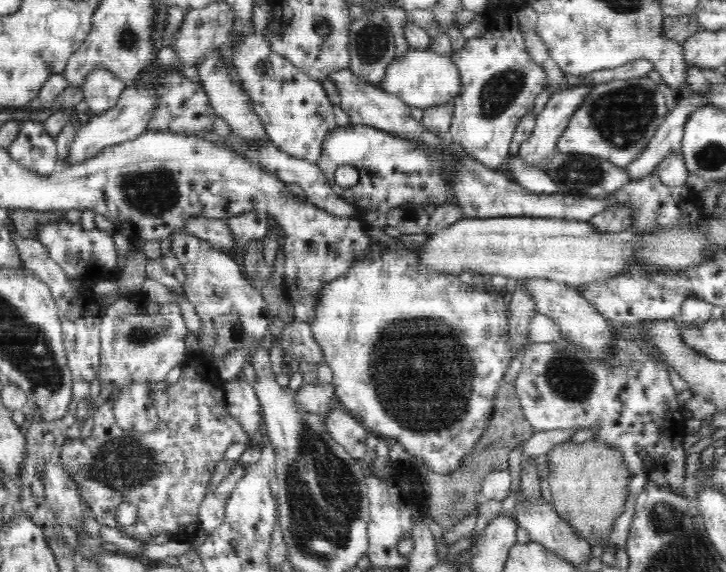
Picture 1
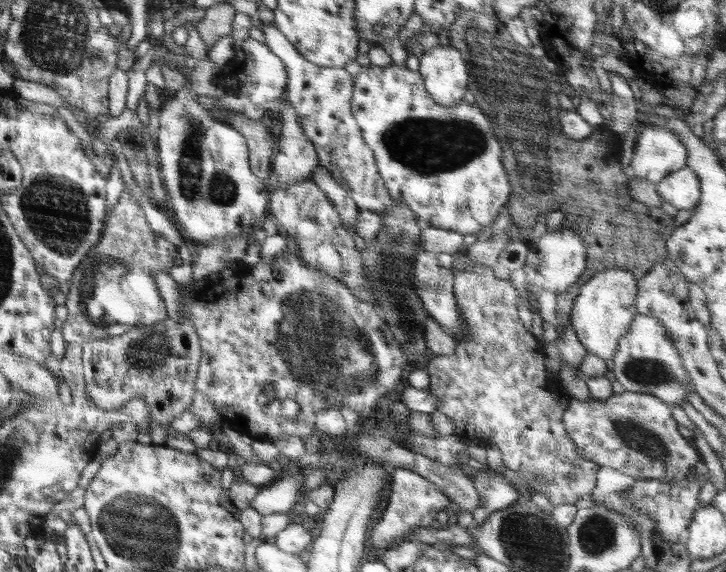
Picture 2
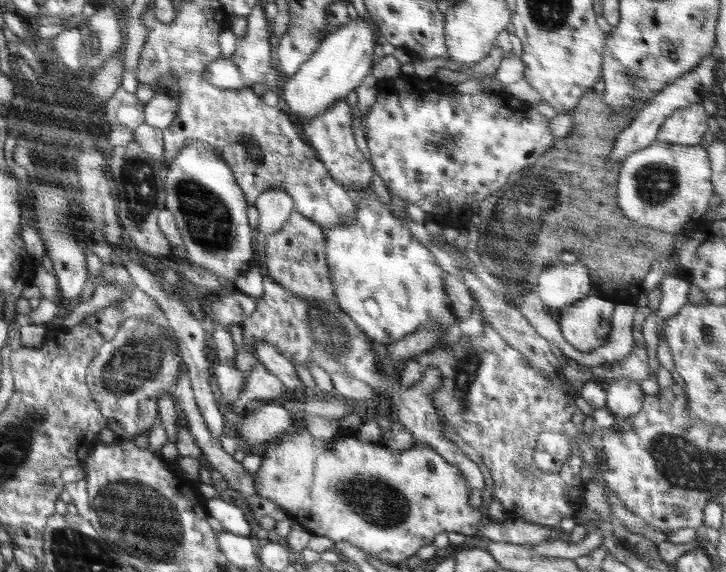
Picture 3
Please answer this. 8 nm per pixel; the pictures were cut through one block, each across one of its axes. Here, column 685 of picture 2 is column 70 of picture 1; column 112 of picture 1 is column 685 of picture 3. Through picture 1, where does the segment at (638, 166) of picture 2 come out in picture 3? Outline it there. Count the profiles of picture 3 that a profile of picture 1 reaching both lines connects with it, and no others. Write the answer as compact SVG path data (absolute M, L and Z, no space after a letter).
M690 103L688 106L677 108L660 125L656 142L668 146L699 145L707 131L710 117L702 103Z

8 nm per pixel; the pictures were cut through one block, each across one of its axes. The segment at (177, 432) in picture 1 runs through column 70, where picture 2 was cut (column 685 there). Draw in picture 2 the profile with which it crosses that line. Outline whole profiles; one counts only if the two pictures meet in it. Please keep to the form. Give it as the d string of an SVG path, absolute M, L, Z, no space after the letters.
M624 391L603 401L591 399L589 403L570 397L562 422L568 438L572 439L577 453L581 456L580 460L582 458L590 460L596 466L608 466L630 476L640 476L645 480L657 479L674 483L686 479L686 476L695 470L694 465L699 464L699 453L691 442L684 439L678 432L671 408L663 400L651 394Z

